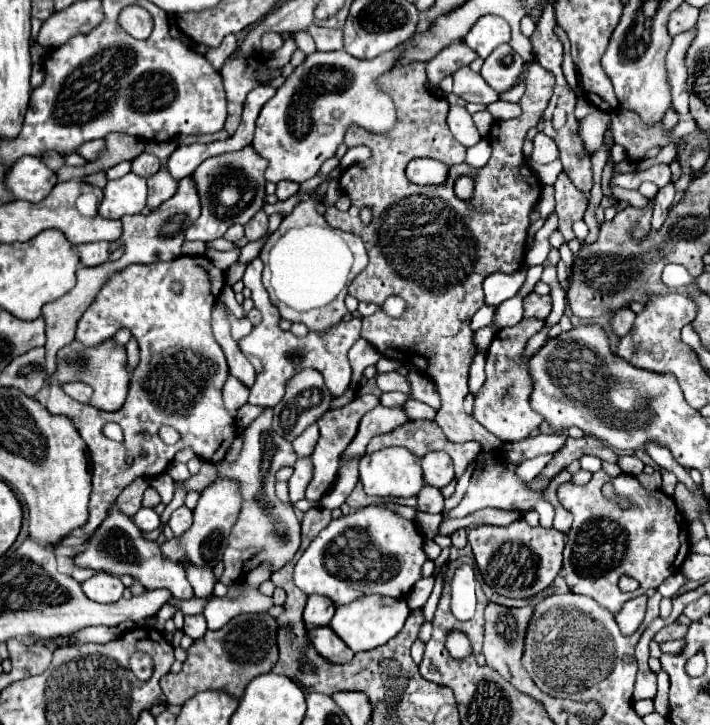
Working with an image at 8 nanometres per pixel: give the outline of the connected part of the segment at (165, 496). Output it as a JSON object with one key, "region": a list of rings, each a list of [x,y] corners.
{"region":[[[167,473],[154,477],[150,485],[160,494],[162,503],[168,505],[171,502],[174,496],[175,482]]]}

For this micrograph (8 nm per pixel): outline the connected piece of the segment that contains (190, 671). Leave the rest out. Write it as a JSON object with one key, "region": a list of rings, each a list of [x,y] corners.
{"region":[[[246,614],[246,616],[236,616],[234,620],[230,620],[230,624],[226,624],[224,628],[212,632],[208,630],[206,636],[202,640],[196,640],[190,648],[188,648],[188,658],[182,664],[182,670],[178,674],[166,674],[162,678],[162,692],[166,696],[166,704],[168,706],[182,706],[186,700],[190,700],[192,696],[196,696],[198,692],[204,690],[222,690],[234,698],[242,698],[244,688],[248,686],[248,682],[260,674],[266,674],[274,668],[276,660],[278,660],[278,646],[276,646],[276,630],[278,624],[270,614]]]}

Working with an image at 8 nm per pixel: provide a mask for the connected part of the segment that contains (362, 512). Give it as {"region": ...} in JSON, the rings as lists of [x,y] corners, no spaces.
{"region":[[[366,506],[348,516],[332,520],[300,556],[294,568],[294,584],[306,594],[322,594],[336,606],[350,604],[350,600],[364,594],[384,594],[392,598],[406,598],[412,586],[422,578],[422,564],[426,562],[424,538],[412,520],[402,518],[390,508]]]}

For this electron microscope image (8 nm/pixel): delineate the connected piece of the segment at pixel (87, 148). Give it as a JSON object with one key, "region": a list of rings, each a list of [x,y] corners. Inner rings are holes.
{"region":[[[90,140],[90,142],[82,144],[76,154],[80,154],[84,160],[90,162],[90,160],[96,160],[100,156],[100,150],[104,150],[104,148],[106,148],[104,140]]]}

